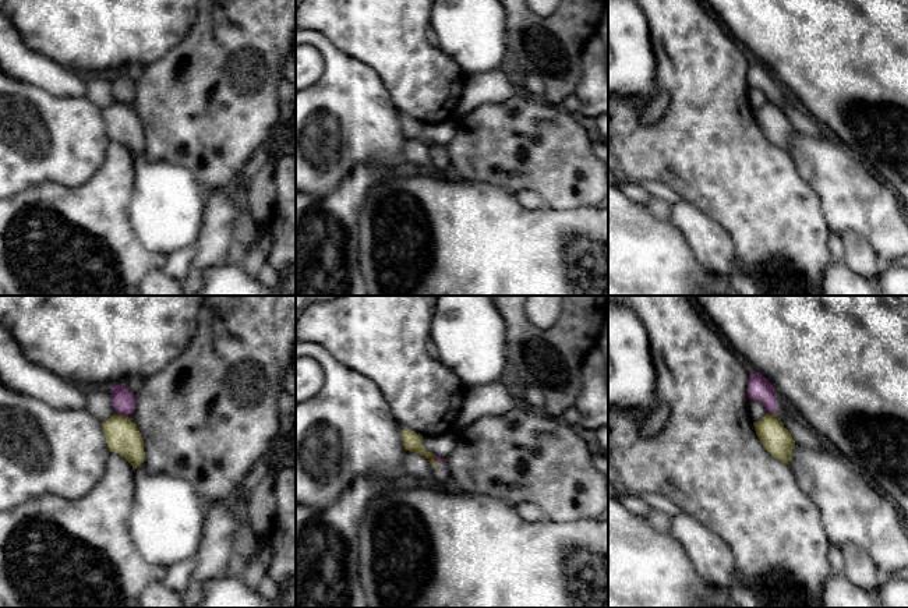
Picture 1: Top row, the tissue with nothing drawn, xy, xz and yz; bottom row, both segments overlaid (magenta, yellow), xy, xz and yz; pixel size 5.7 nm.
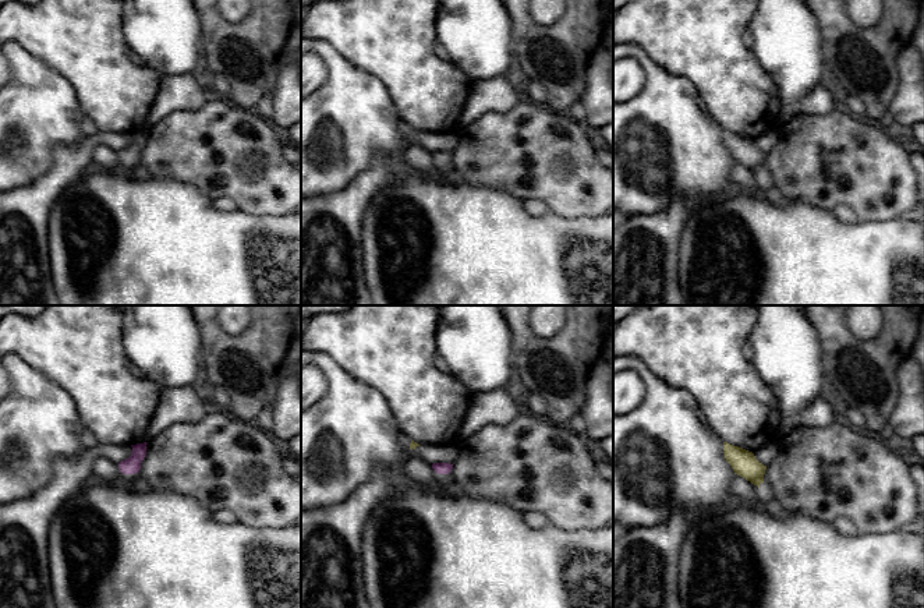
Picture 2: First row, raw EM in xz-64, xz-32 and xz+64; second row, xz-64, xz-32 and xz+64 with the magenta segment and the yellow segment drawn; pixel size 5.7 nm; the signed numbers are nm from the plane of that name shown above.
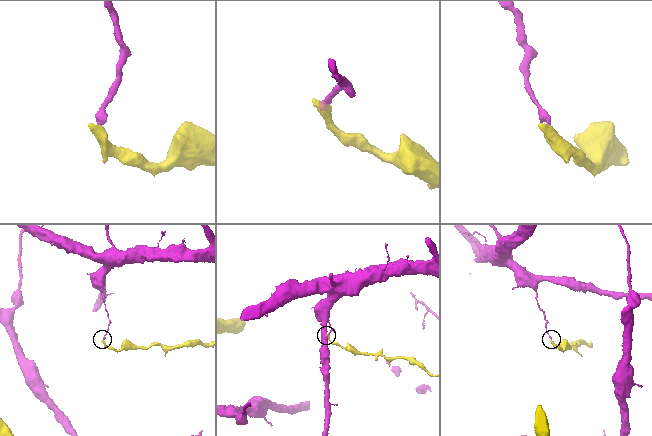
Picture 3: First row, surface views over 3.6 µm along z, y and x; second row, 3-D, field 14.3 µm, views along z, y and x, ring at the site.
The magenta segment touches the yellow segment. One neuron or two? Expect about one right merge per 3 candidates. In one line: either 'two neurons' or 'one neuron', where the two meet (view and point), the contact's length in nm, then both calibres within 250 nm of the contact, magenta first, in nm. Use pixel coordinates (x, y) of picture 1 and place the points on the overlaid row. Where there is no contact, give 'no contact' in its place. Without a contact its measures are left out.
two neurons | xy (122, 414) | 70 nm | 130/190 nm

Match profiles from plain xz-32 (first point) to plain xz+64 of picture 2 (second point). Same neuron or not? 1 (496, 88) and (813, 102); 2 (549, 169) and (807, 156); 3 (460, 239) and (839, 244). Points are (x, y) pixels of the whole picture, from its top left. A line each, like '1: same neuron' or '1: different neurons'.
1: same neuron
2: same neuron
3: same neuron

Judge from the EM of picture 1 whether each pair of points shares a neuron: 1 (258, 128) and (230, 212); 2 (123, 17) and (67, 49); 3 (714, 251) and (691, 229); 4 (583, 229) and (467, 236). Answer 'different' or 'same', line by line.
1: different
2: same
3: same
4: same

